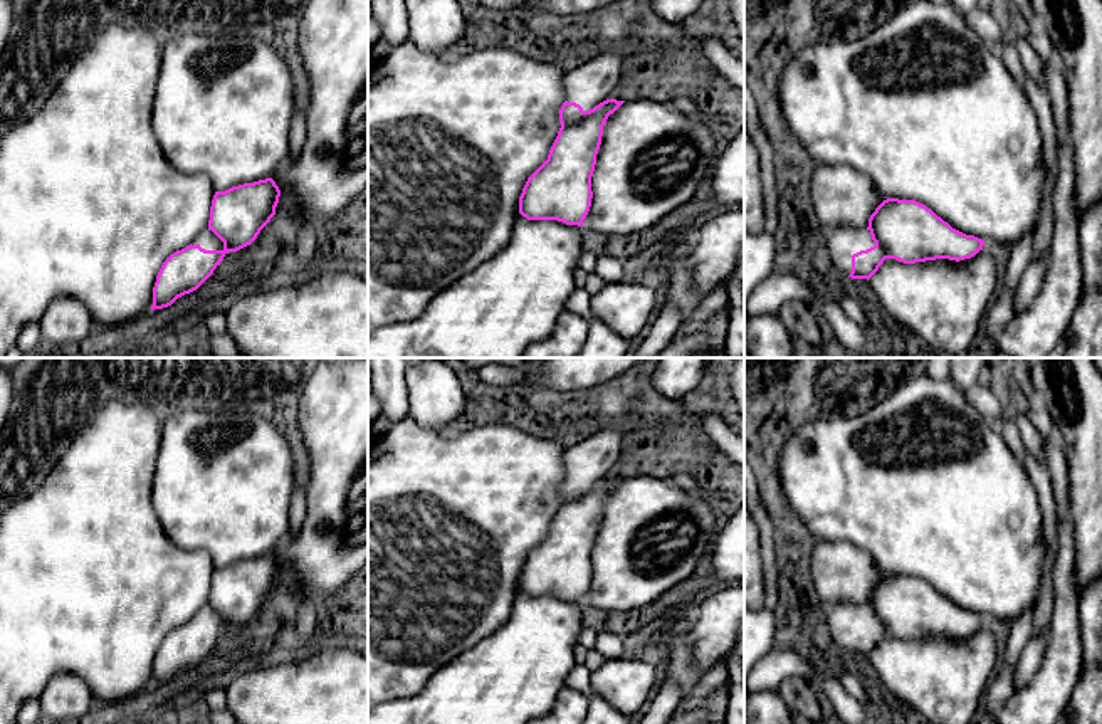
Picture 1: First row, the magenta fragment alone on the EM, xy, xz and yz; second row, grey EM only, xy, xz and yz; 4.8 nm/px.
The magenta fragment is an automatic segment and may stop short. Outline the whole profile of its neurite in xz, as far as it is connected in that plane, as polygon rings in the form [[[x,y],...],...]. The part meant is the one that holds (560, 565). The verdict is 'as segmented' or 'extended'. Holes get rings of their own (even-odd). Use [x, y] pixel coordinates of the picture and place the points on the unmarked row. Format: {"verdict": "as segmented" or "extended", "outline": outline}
{"verdict": "extended", "outline": [[[606,428],[564,450],[561,504],[548,536],[527,554],[519,590],[527,596],[583,601],[591,583],[591,553],[603,502],[625,477],[610,475],[625,433]]]}

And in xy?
{"verdict": "extended", "outline": [[[272,554],[215,568],[208,603],[161,642],[153,664],[153,685],[171,682],[197,667],[228,628],[250,622],[276,591],[281,566]]]}

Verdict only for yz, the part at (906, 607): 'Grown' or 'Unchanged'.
Grown

